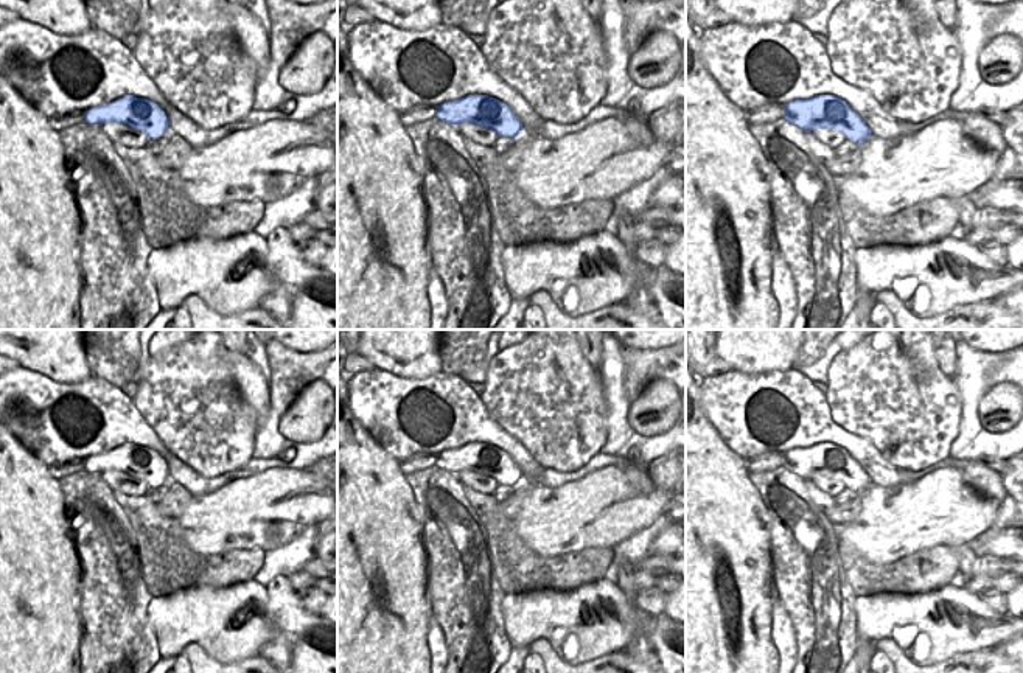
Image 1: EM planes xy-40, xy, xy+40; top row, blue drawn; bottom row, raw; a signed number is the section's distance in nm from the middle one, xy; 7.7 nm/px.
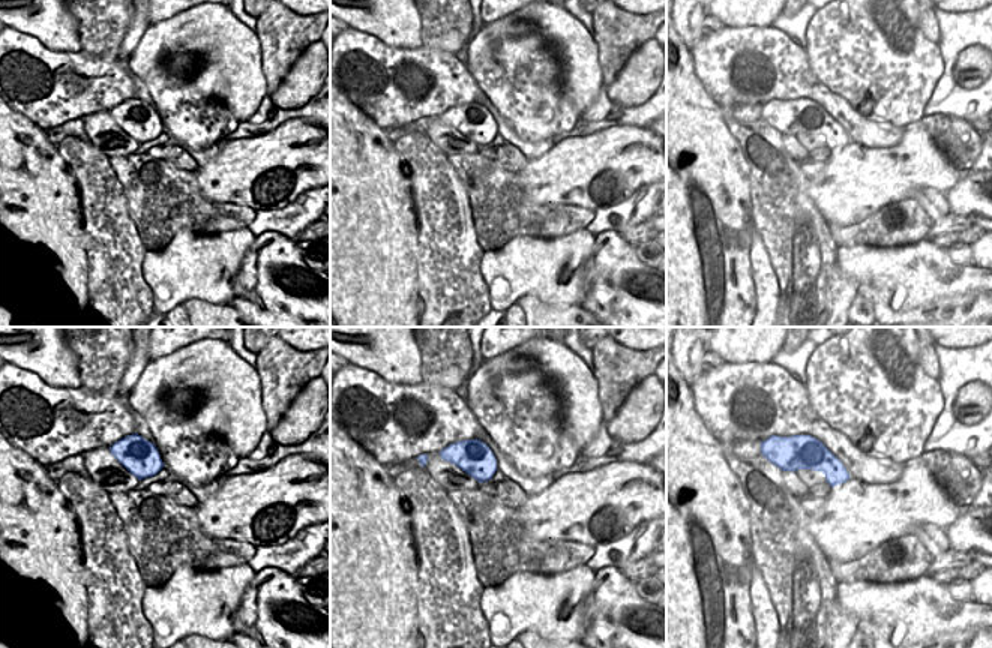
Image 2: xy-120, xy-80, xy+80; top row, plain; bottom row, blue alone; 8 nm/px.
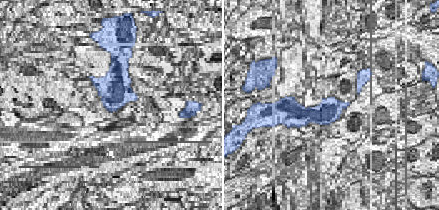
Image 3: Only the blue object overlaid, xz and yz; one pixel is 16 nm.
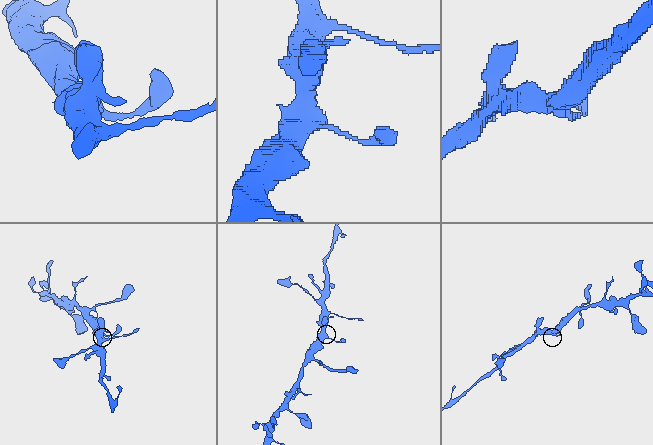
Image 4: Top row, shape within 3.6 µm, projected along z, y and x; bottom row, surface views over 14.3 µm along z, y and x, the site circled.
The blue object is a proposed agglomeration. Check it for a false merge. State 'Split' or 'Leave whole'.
Leave whole

